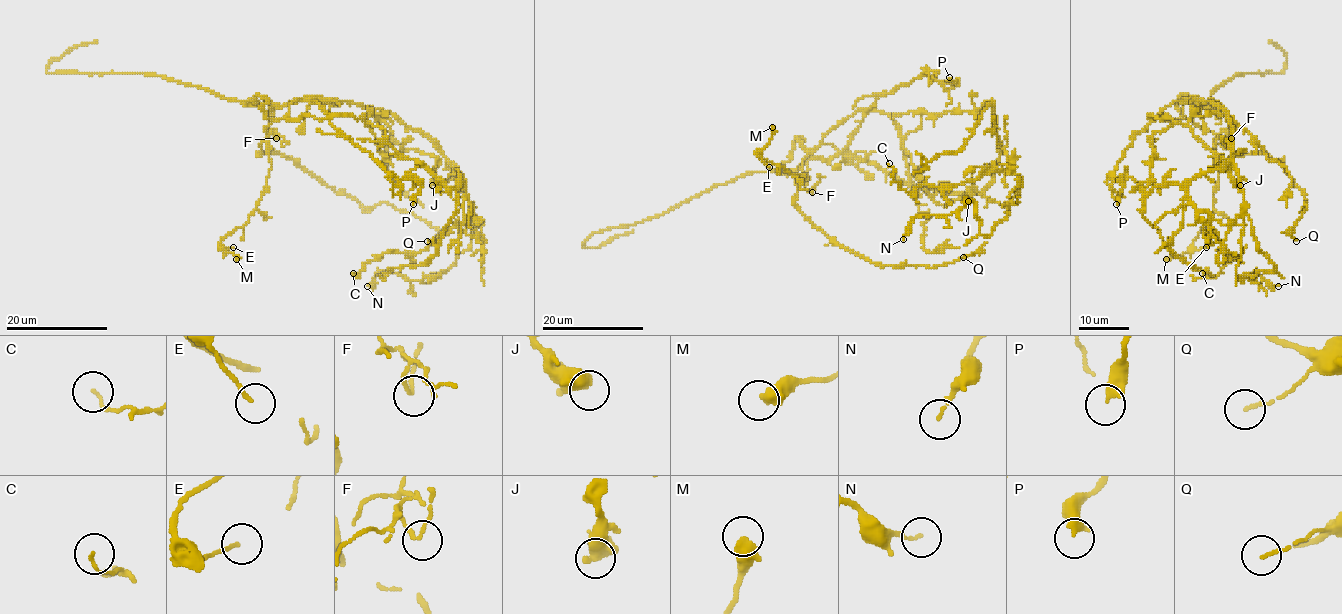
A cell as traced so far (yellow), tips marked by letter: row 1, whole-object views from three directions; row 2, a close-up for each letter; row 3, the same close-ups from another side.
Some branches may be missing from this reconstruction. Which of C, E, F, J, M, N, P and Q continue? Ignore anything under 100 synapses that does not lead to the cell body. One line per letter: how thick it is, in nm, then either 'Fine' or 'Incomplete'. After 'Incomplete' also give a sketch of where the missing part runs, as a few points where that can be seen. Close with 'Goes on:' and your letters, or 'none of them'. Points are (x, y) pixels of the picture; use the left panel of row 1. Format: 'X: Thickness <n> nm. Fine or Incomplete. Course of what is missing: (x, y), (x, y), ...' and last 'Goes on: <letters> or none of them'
C: Thickness 100 nm. Fine
E: Thickness 130 nm. Fine
F: Thickness 100 nm. Fine
J: Thickness 440 nm. Fine
M: Thickness 500 nm. Fine
N: Thickness 110 nm. Fine
P: Thickness 400 nm. Fine
Q: Thickness 110 nm. Fine
Goes on: none of them

